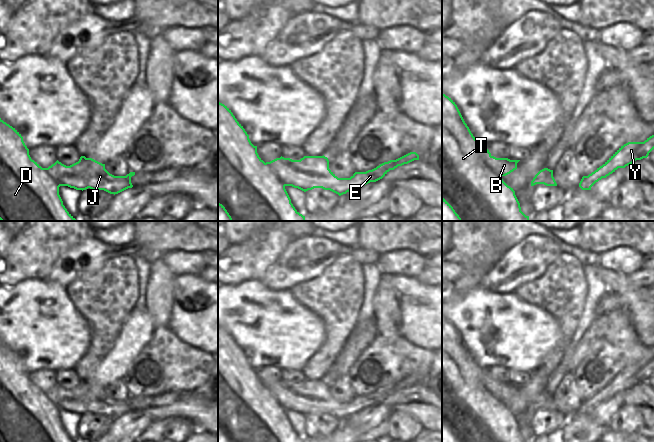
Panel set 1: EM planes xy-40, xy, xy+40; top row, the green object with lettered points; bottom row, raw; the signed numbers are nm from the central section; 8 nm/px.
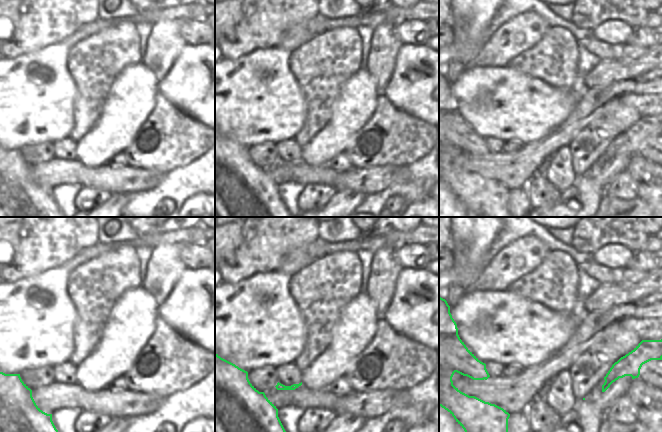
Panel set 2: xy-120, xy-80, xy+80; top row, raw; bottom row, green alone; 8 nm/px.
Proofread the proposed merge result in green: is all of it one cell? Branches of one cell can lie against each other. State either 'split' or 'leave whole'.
split

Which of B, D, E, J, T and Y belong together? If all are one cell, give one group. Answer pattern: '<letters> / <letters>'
B E J Y / D T

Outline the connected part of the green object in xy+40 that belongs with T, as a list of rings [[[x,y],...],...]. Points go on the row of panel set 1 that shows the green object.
[[[442,92],[442,201],[453,211],[459,221],[529,221],[529,216],[526,216],[520,207],[520,203],[515,195],[513,188],[508,186],[502,177],[496,174],[486,163],[485,159],[491,156],[487,146],[480,144],[469,127],[465,123],[455,102]]]

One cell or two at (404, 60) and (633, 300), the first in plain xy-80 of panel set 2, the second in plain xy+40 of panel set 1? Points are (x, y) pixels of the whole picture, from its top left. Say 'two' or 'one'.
one

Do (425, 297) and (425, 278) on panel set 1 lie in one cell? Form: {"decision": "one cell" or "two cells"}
{"decision": "two cells"}

